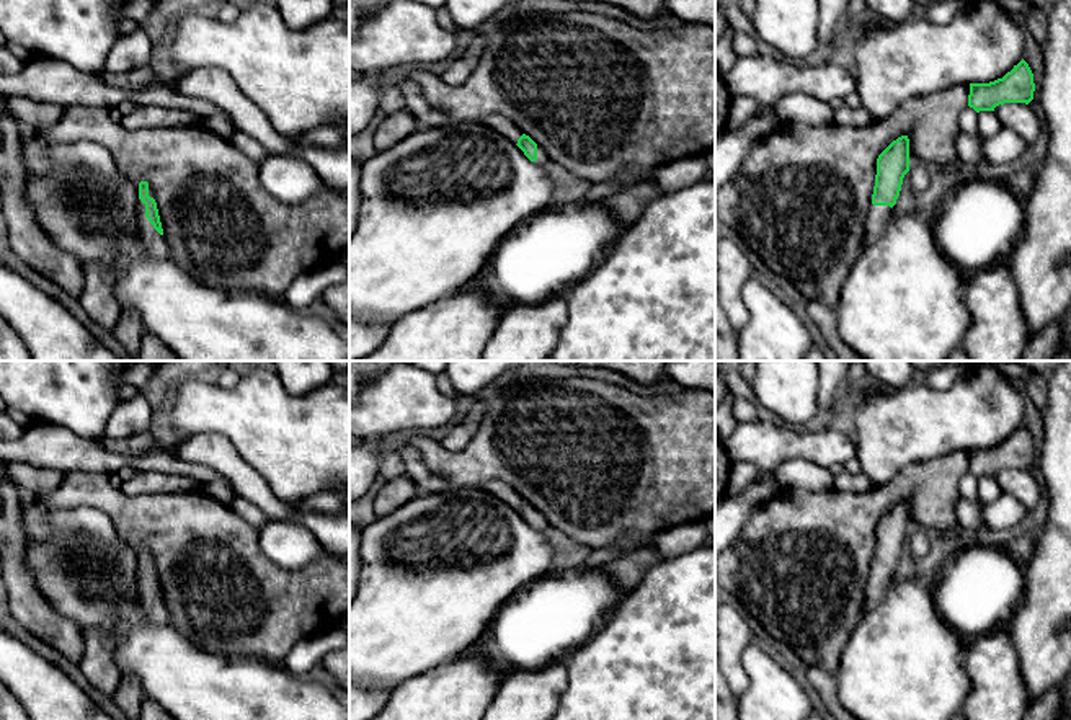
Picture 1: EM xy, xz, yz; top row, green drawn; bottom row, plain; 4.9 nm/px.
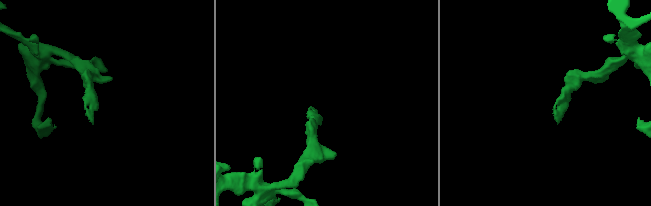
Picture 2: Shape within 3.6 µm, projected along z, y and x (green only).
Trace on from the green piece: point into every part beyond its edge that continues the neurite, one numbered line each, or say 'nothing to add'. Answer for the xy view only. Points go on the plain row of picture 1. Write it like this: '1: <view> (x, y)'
1: xy (147, 600)

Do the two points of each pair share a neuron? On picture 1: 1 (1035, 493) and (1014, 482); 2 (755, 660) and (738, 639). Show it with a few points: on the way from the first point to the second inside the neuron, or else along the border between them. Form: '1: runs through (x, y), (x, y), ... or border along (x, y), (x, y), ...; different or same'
1: runs through (1031, 492), (1019, 482); same
2: border along (753, 640), (743, 652), (746, 686); different

